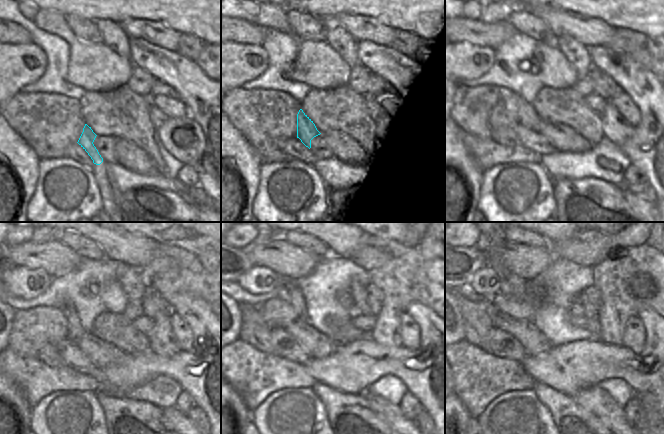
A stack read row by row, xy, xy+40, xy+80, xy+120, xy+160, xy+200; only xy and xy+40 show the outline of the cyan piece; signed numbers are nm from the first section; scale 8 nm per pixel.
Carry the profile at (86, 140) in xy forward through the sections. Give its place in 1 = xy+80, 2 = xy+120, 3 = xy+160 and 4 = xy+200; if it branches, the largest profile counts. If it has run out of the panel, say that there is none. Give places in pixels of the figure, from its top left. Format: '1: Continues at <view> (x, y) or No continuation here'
1: Continues at xy+80 (528, 118)
2: Continues at xy+120 (76, 331)
3: Continues at xy+160 (291, 293)
4: Continues at xy+200 (512, 285).

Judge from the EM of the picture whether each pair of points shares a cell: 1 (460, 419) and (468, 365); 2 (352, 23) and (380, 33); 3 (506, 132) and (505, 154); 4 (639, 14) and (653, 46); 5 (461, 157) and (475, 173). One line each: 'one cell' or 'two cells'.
1: two cells
2: one cell
3: two cells
4: two cells
5: one cell

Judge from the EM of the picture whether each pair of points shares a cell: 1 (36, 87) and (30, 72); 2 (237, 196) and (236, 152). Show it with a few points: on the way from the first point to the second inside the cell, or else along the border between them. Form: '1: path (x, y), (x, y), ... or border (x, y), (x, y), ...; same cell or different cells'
1: border (47, 62), (44, 73), (20, 90); different cells
2: path (236, 185), (236, 163); same cell

